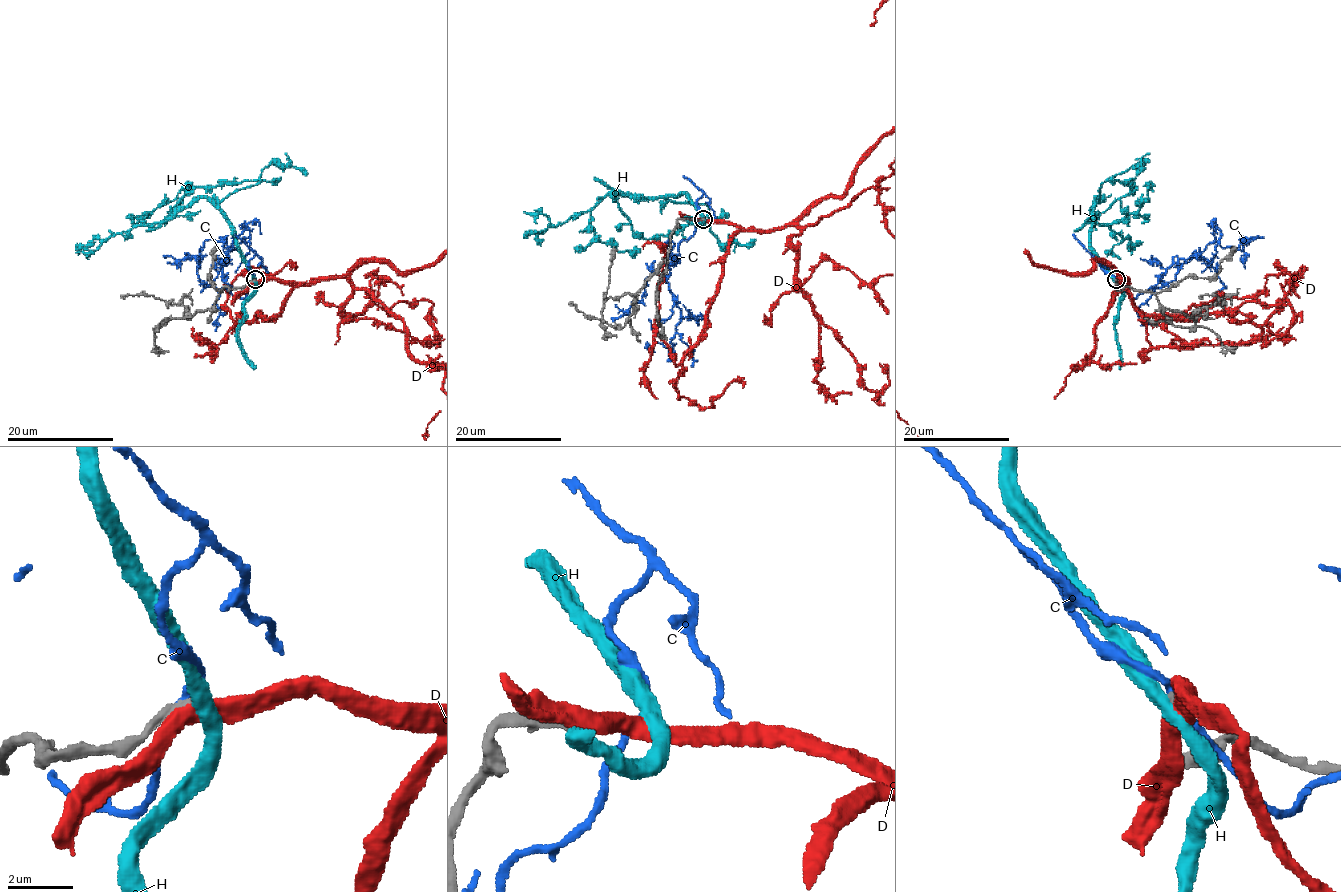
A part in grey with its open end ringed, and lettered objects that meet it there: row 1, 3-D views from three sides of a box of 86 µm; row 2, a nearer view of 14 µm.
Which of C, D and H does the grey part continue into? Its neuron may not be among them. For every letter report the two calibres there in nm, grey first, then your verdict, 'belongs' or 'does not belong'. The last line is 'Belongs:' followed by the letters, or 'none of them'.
C: 360/200 nm | does not belong
D: 400/500 nm | does not belong
H: 280/440 nm | does not belong
Belongs: none of them

